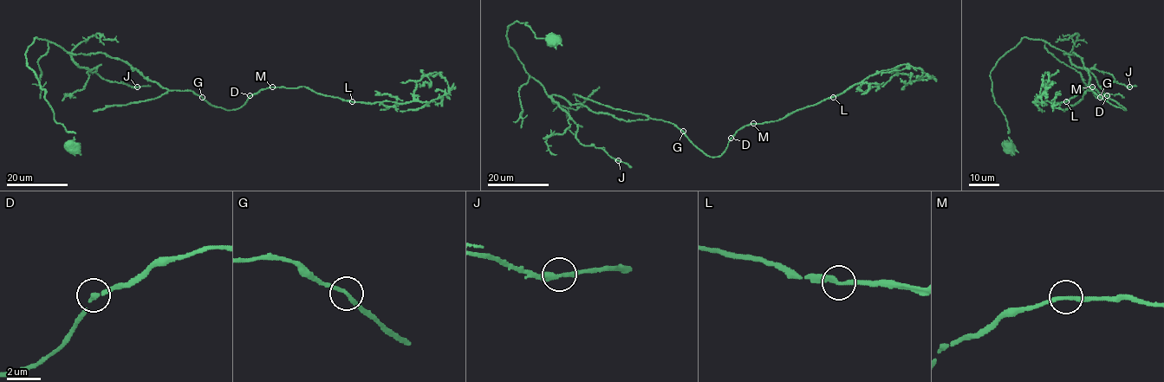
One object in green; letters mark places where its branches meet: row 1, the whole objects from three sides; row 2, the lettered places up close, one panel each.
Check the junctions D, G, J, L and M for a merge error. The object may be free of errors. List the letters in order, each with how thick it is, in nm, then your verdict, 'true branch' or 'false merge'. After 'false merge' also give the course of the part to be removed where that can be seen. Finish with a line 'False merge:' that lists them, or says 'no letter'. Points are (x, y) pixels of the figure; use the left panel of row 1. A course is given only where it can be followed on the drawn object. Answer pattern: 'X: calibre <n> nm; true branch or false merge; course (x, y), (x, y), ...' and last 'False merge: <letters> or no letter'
D: calibre 190 nm; true branch
G: calibre 200 nm; true branch
J: calibre 300 nm; true branch
L: calibre 260 nm; true branch
M: calibre 220 nm; true branch
False merge: no letter

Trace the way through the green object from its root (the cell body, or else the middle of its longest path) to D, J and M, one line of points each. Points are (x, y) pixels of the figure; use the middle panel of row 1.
D: (553, 38), (537, 38), (517, 21), (506, 35), (549, 95), (626, 121), (673, 123), (711, 157), (731, 138)
J: (553, 38), (537, 38), (517, 21), (506, 35), (523, 69), (576, 125), (576, 139), (618, 160)
M: (553, 38), (537, 38), (517, 21), (506, 35), (549, 95), (626, 121), (673, 123), (711, 157), (752, 123)

